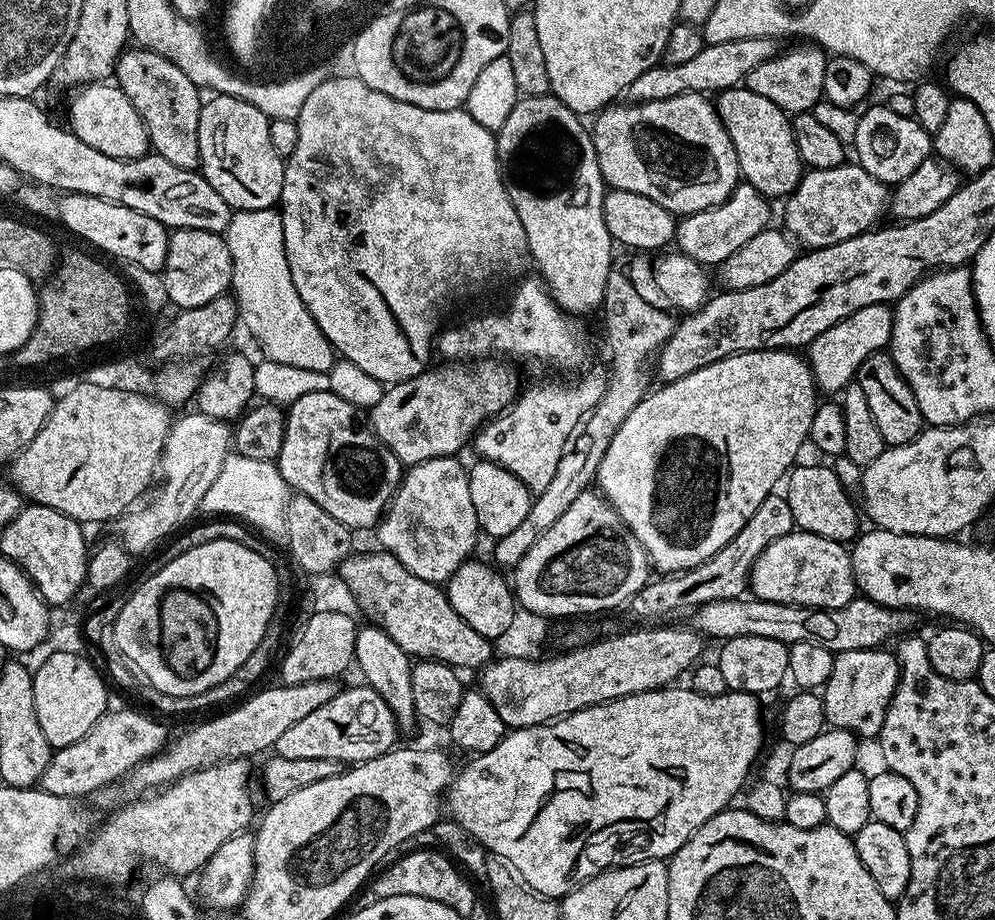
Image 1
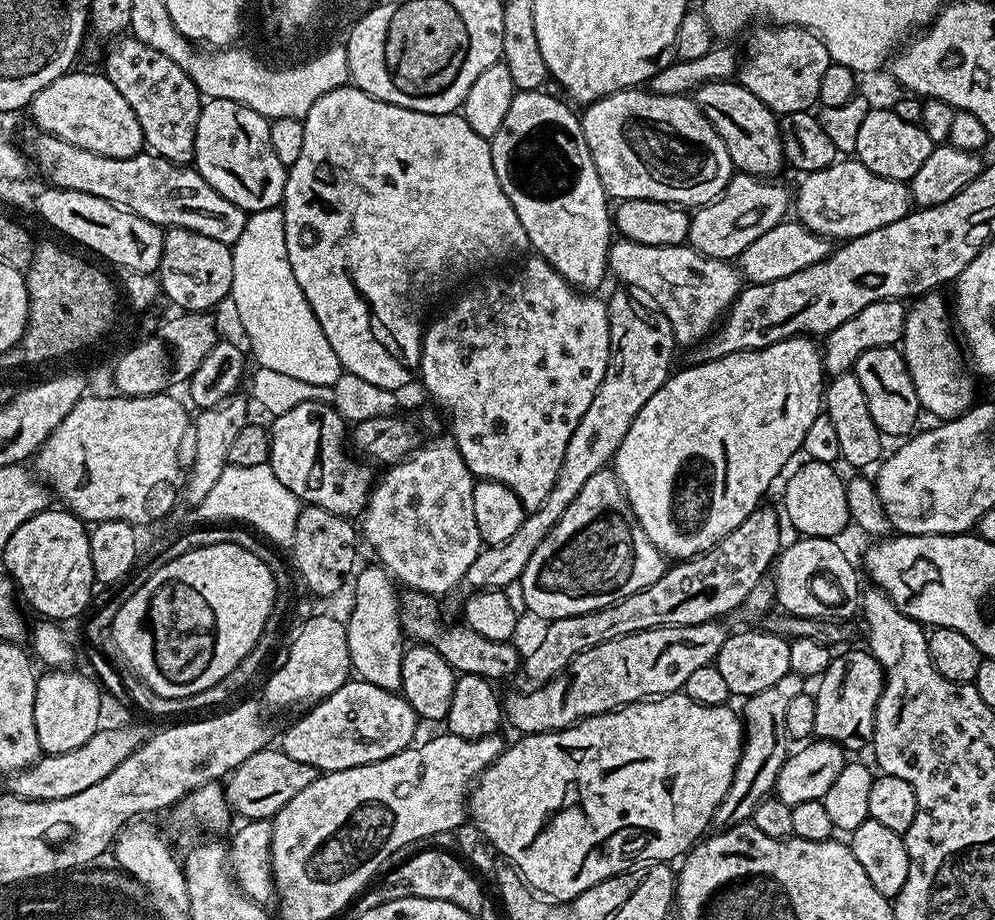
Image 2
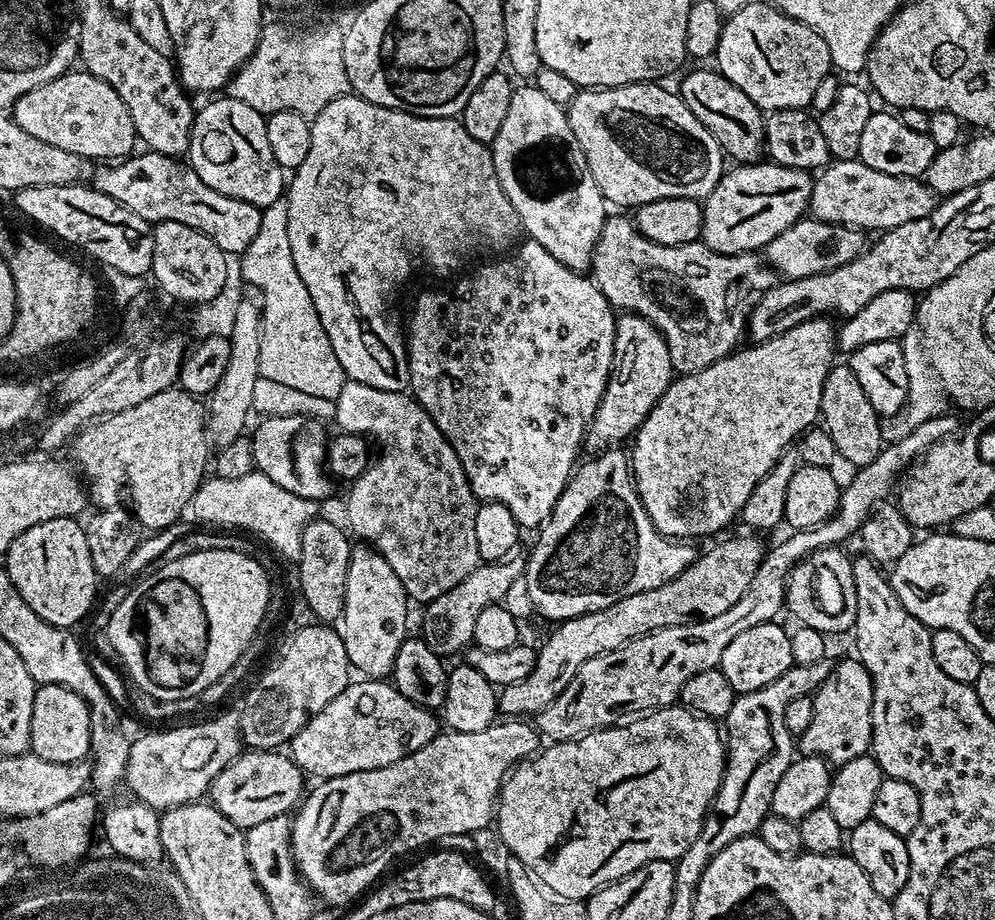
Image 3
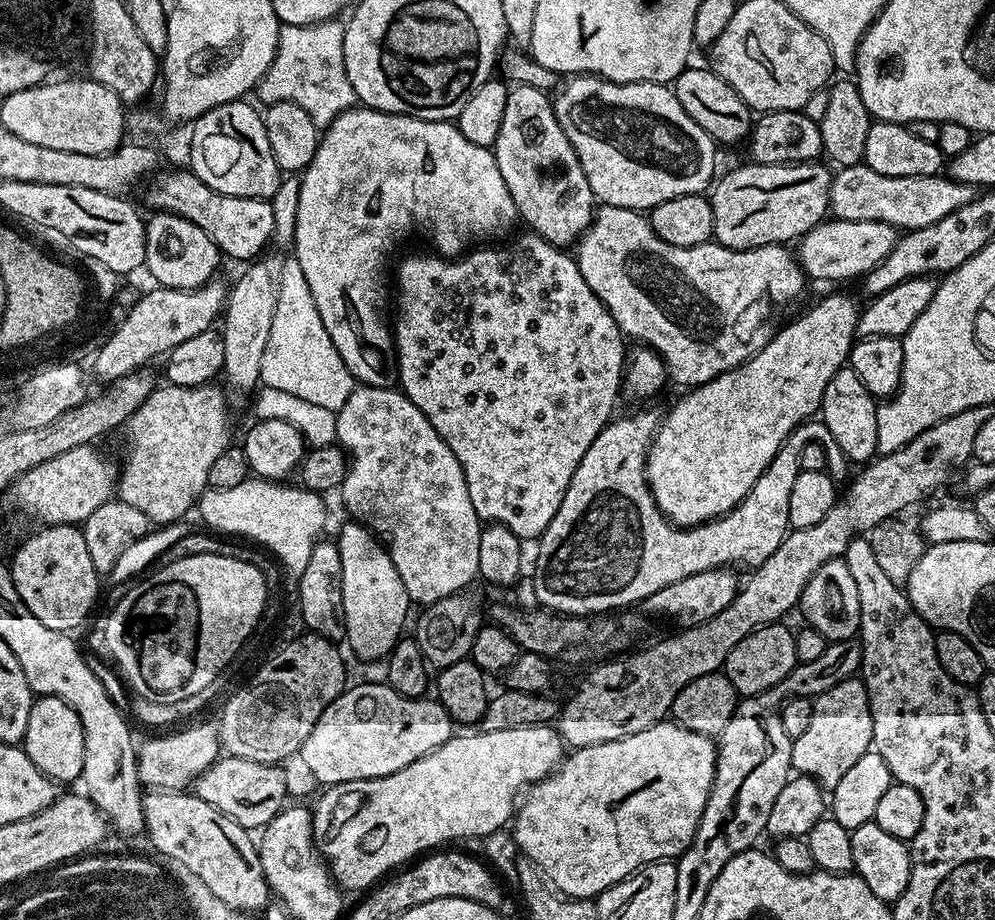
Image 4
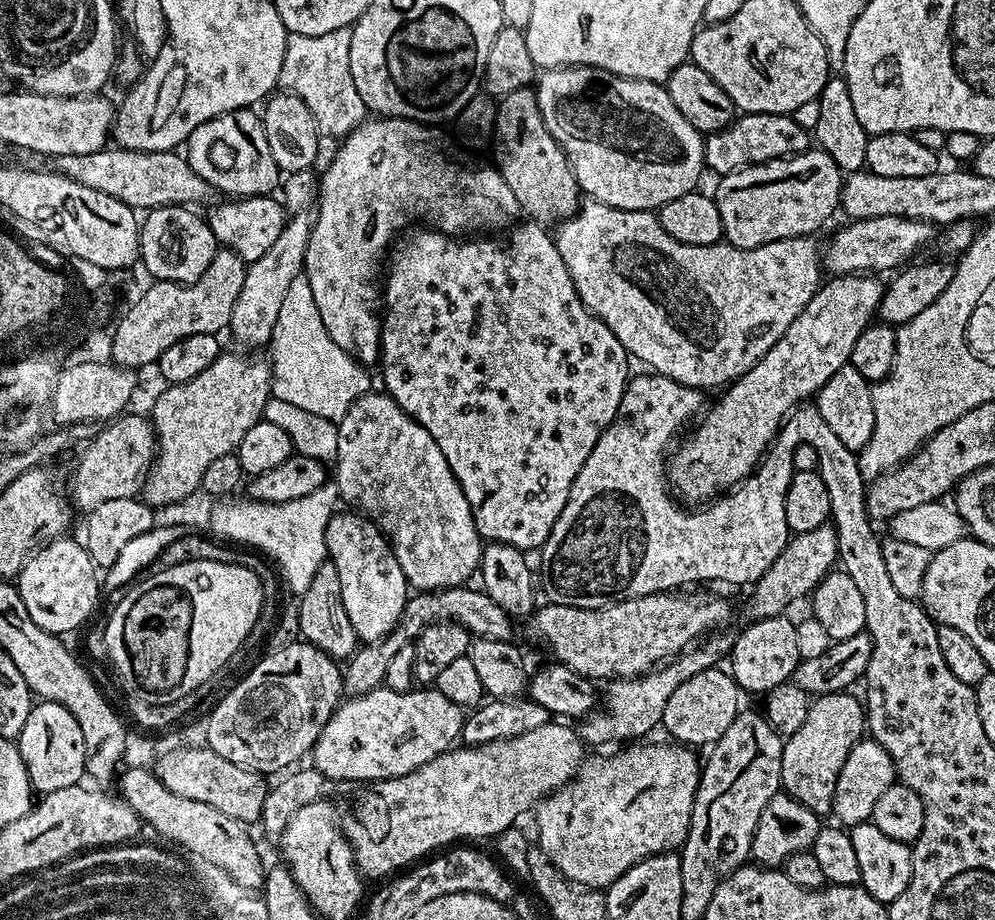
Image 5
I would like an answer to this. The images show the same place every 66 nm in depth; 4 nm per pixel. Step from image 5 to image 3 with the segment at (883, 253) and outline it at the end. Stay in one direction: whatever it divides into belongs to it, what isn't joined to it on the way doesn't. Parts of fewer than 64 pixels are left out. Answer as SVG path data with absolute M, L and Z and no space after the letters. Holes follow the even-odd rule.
M815 218L799 220L778 238L770 241L762 249L763 259L777 277L784 280L810 278L814 274L826 274L838 266L846 266L854 258L858 258L866 247L865 233L858 228L847 228L841 224L827 224Z

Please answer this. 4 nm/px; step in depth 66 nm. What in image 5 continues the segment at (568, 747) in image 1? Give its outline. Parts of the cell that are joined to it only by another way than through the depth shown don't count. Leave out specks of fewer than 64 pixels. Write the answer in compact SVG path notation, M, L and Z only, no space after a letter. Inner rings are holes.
M648 742L633 743L625 747L628 748L625 752L605 760L589 759L573 779L551 796L545 796L535 809L535 843L567 880L604 890L646 857L683 848L690 830L696 791L700 789L701 761L696 761L691 747L682 744L644 743Z

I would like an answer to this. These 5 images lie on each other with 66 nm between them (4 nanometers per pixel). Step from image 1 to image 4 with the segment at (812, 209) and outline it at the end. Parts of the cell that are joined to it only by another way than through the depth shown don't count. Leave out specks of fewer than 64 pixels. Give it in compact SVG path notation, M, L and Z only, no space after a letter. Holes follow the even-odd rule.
M861 162L849 168L840 168L833 175L828 203L835 219L854 222L884 222L897 230L925 228L946 214L954 214L974 199L971 184L960 184L944 174L935 176L887 176L870 170Z

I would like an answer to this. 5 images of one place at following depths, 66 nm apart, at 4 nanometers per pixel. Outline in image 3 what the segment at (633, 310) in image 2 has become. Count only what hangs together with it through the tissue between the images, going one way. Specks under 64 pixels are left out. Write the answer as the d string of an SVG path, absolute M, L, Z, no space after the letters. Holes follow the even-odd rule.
M621 311L616 317L612 373L608 385L598 402L598 410L584 434L583 451L599 454L615 449L624 439L631 437L654 410L658 398L666 394L674 379L670 350L662 335L645 316L637 312ZM514 559L478 563L476 568L467 574L466 578L462 578L456 586L423 605L424 632L422 632L422 638L426 646L434 650L434 654L449 658L448 656L454 655L455 652L463 653L472 644L474 622L478 622L478 614L482 614L486 606L501 603L505 599L503 596L515 584L518 584L524 575L525 561Z

